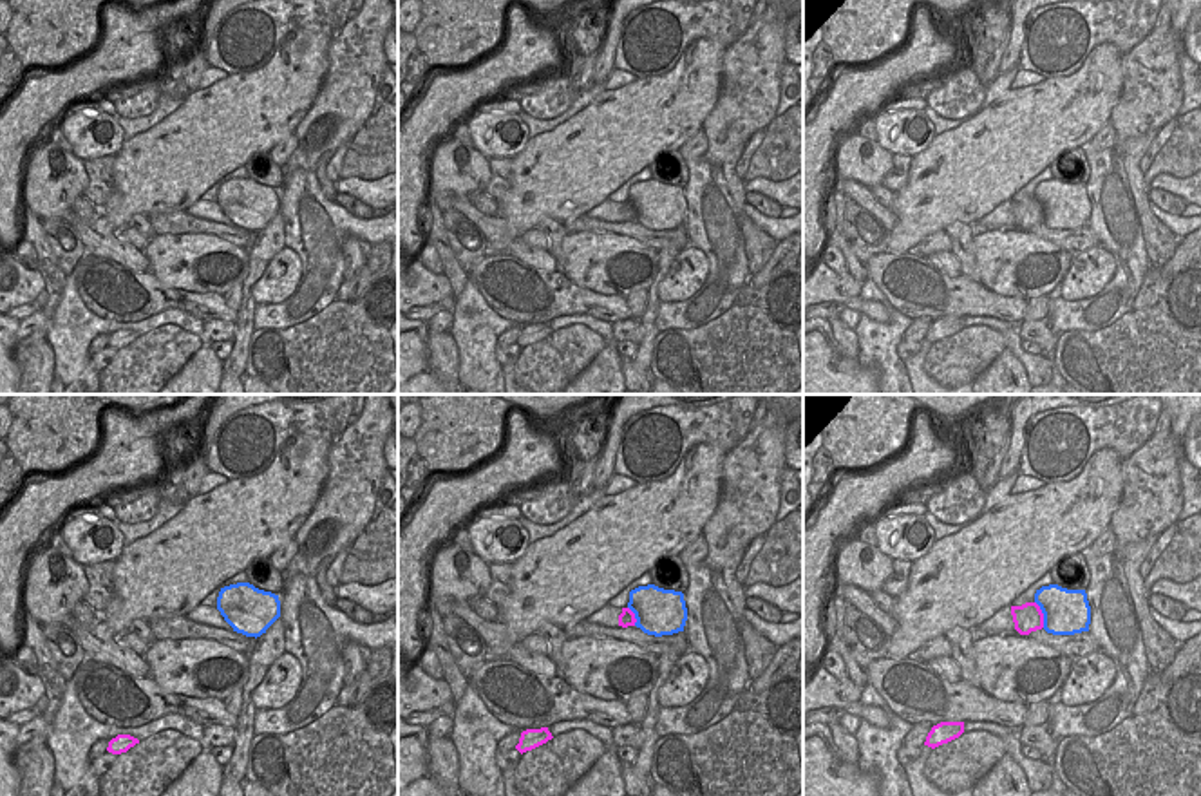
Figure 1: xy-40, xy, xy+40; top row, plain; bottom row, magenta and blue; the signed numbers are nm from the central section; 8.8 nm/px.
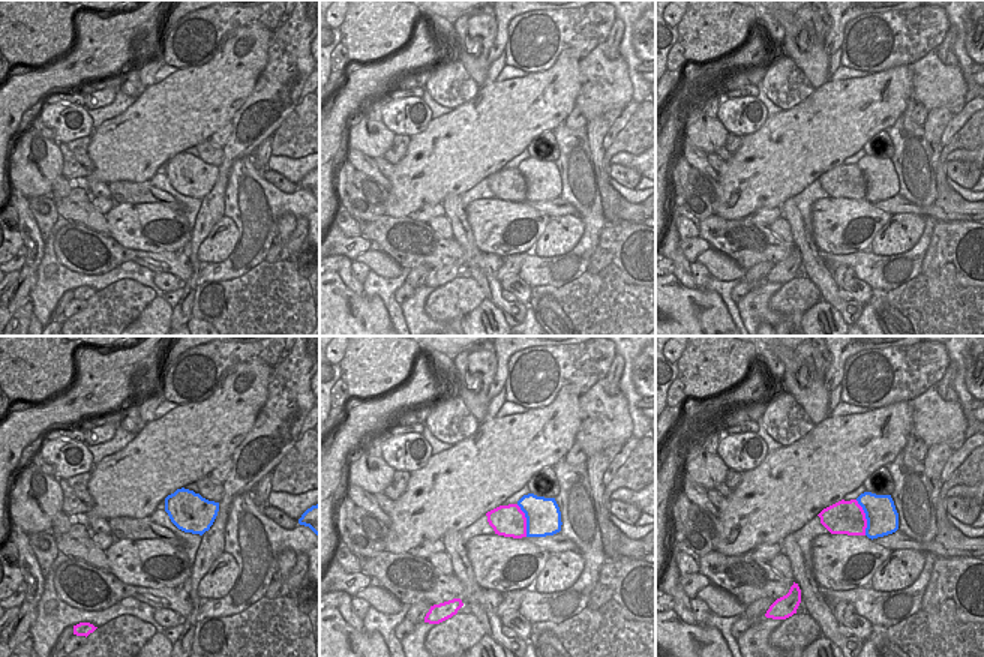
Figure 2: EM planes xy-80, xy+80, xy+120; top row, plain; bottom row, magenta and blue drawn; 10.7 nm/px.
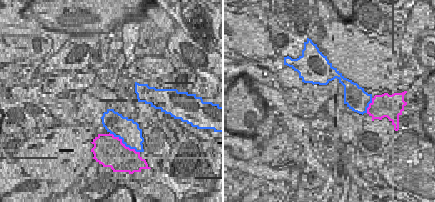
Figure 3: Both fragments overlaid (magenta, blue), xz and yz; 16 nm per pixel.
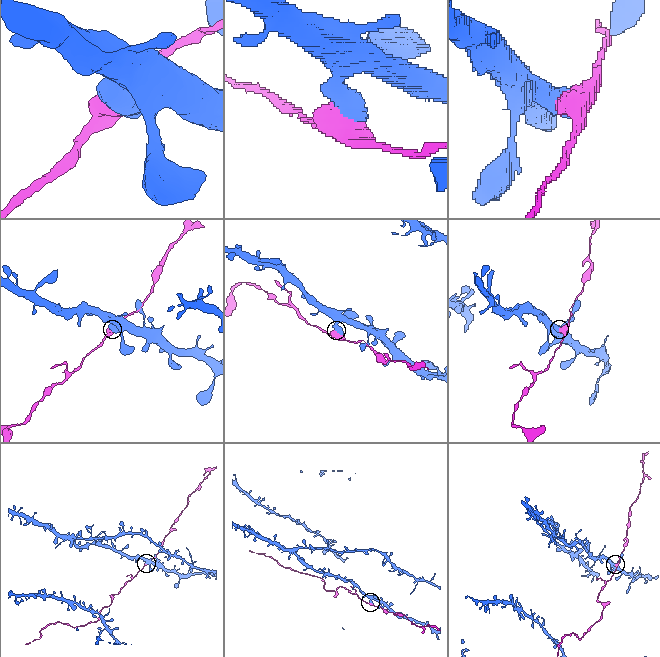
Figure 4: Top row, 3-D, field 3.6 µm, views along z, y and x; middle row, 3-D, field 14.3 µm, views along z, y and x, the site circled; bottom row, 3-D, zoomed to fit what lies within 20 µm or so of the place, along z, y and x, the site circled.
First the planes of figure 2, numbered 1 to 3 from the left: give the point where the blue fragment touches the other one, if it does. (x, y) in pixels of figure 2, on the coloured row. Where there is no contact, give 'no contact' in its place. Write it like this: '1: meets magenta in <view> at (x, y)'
1: no contact
2: meets magenta in xy+80 at (525, 521)
3: meets magenta in xy+120 at (864, 518)

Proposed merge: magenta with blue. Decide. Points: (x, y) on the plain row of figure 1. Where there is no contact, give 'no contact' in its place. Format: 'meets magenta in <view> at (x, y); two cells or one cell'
meets magenta in xy+40 at (1042, 208); two cells

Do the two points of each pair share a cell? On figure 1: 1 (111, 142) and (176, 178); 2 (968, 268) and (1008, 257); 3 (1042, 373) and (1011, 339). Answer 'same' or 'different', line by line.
1: different
2: different
3: same

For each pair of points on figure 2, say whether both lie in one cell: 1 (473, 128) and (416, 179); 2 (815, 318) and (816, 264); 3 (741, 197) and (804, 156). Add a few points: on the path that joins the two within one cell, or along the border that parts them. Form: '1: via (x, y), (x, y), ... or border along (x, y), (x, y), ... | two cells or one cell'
1: via (459, 141), (429, 171) | one cell
2: border along (821, 297), (843, 320) | two cells
3: via (756, 182), (777, 161), (789, 156) | one cell

